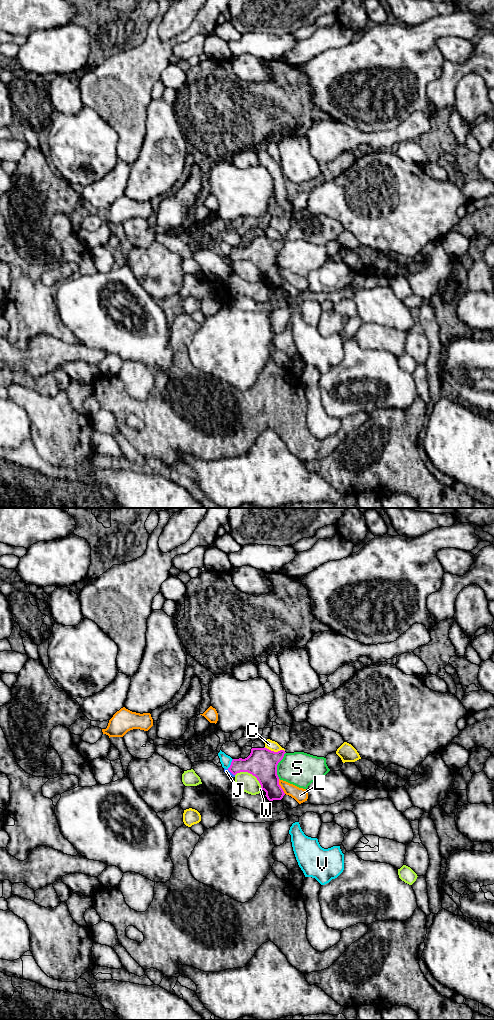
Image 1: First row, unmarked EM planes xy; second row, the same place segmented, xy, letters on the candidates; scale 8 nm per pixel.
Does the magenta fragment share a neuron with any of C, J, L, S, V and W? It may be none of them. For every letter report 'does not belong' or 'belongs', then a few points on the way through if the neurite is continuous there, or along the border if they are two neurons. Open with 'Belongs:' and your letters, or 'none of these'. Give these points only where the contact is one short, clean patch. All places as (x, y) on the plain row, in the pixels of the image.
Belongs: none of these
C: does not belong
J: does not belong; border along xy (227, 257), (234, 263)
L: does not belong
S: does not belong
V: does not belong
W: does not belong

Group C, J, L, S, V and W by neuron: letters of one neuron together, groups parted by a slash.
C / J / L / S / V / W

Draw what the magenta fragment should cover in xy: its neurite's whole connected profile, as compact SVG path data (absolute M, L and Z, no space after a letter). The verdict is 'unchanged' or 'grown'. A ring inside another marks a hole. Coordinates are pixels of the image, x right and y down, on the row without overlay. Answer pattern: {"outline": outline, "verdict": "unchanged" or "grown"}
{"outline": "M252 236L250 243L245 246L233 247L228 258L236 263L240 260L248 260L255 264L266 280L269 289L281 288L285 283L279 273L277 253L283 247L284 238L278 240L267 236Z", "verdict": "unchanged"}

